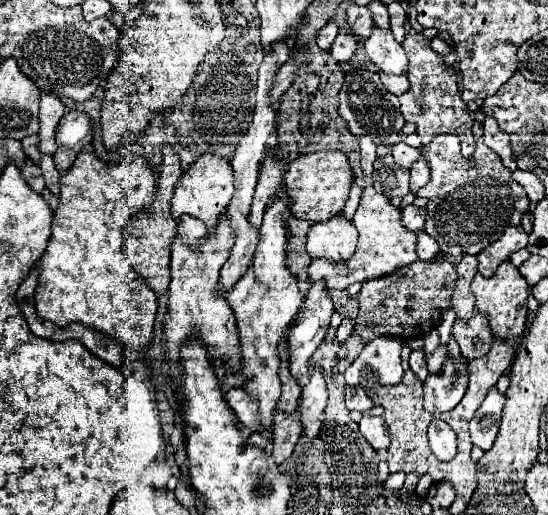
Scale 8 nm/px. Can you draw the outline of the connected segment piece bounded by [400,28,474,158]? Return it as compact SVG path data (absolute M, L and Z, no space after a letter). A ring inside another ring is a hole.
M412 28L406 30L406 38L404 38L402 46L410 58L406 76L414 84L412 86L414 90L400 96L400 112L402 112L402 116L406 116L406 122L414 122L418 126L416 132L420 134L422 144L432 142L432 138L438 134L456 134L462 144L462 156L470 158L474 152L474 136L472 136L474 114L468 110L466 102L460 98L456 70L450 66L444 66L440 56L428 44L430 44L430 40L424 38L422 34L414 32Z

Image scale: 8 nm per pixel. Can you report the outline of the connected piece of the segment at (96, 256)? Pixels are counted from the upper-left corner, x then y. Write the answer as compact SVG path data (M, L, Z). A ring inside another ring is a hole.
M84 150L76 156L72 168L68 168L60 178L60 206L54 214L52 238L38 260L40 274L34 292L38 316L58 326L82 322L94 330L114 336L132 350L144 350L150 344L158 296L154 290L148 290L146 280L128 264L124 252L124 228L132 216L140 214L144 206L152 202L154 186L154 172L142 156L132 156L130 160L122 160L118 164L106 164L94 152Z

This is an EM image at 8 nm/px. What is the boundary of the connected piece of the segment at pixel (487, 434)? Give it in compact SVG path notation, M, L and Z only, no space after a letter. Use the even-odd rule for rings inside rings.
M492 388L484 404L476 410L474 418L470 420L470 438L474 446L480 446L482 450L492 448L498 434L500 420L502 420L504 400L506 398L496 388Z

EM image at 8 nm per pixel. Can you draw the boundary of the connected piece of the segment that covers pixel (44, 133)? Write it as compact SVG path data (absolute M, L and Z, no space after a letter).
M42 94L40 98L40 152L42 154L54 154L56 152L56 140L54 130L64 116L66 106L60 102L60 98L52 94Z

